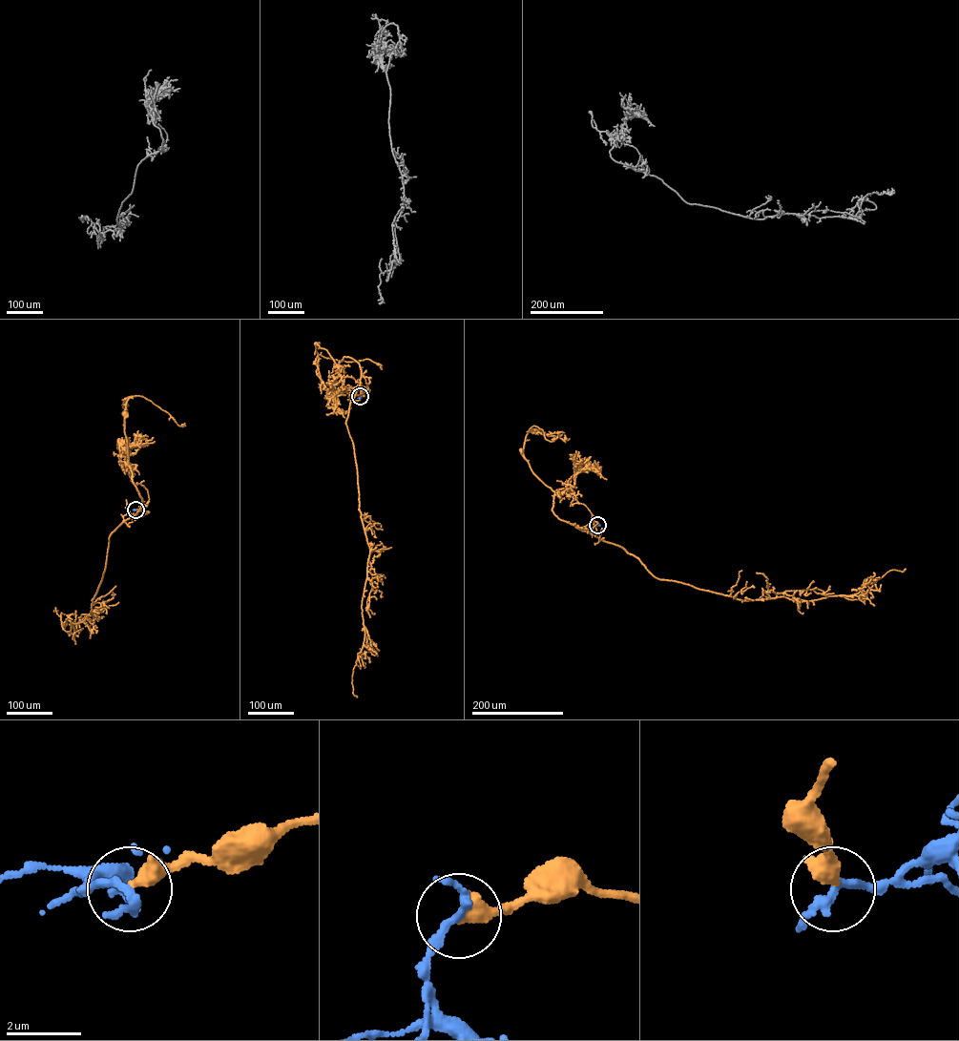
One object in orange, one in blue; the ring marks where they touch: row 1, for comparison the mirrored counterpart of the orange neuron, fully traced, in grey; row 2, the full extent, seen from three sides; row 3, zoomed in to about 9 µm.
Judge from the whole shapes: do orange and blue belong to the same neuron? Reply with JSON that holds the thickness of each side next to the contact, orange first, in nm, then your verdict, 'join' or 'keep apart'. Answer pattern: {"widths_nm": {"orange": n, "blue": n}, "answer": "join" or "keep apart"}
{"widths_nm": {"orange": 440, "blue": 240}, "answer": "keep apart"}

